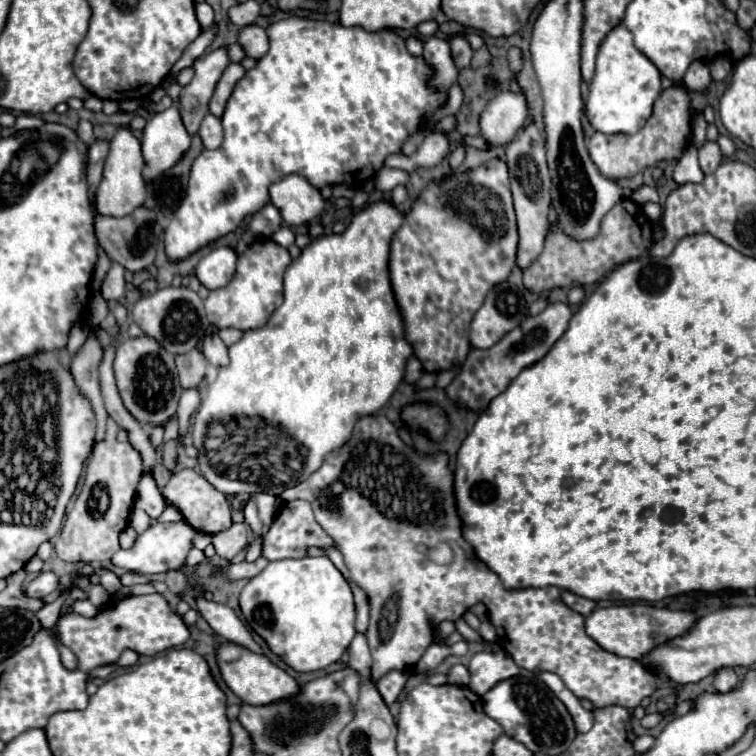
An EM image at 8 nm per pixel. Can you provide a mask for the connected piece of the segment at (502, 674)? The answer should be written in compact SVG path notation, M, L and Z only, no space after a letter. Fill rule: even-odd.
M481 651L473 655L469 663L469 673L471 673L469 689L477 695L485 695L497 683L515 677L519 673L519 667L505 651L499 653Z

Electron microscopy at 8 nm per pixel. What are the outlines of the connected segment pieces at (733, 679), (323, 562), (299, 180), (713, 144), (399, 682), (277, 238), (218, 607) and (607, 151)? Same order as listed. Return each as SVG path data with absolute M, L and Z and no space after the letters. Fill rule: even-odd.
M721 669L715 673L715 689L719 693L729 693L739 685L739 677L733 669Z
M327 557L271 561L241 591L241 611L251 629L265 639L269 649L297 673L311 673L339 661L355 637L355 605L349 583Z
M289 175L269 187L271 203L289 225L303 225L325 209L325 199L317 187L299 175Z
M707 141L707 143L699 149L699 163L701 163L703 173L715 171L721 161L723 161L723 153L721 153L717 141Z
M391 671L383 679L379 679L377 691L387 705L393 705L397 701L399 693L405 687L405 681L407 681L407 673L403 673L403 671Z
M281 227L279 231L275 231L273 235L271 235L271 241L275 241L275 243L279 243L281 247L289 247L293 241L295 241L295 235L289 231L289 229L285 229L285 227Z
M197 597L197 607L199 607L199 613L203 615L203 619L211 625L211 629L221 635L223 639L227 641L233 641L233 643L239 643L251 651L259 651L259 645L253 641L253 637L249 635L249 631L245 629L245 625L241 623L241 619L235 615L235 611L227 605L221 605L221 603L215 603L215 601L207 601L203 597Z
M673 85L669 89L663 89L659 99L655 101L653 115L645 123L645 127L641 127L633 135L595 133L589 139L589 155L593 163L599 167L599 171L609 179L621 179L641 173L659 161L681 159L683 151L687 149L693 137L693 113L695 111L691 105L691 97L683 85Z

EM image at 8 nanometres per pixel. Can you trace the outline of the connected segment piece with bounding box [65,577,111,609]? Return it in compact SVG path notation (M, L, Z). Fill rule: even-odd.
M81 577L75 585L67 587L65 591L71 591L73 587L81 587L81 589L85 589L85 591L89 593L89 601L91 601L95 607L99 607L99 609L101 609L101 607L105 607L105 605L109 603L109 599L111 599L109 591L105 591L101 585L91 585L87 577Z

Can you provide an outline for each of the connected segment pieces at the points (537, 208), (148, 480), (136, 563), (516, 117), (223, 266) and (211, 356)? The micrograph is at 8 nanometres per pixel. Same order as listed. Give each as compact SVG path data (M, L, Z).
M527 125L507 147L507 165L511 175L511 191L513 203L517 213L517 229L519 229L519 249L517 249L517 267L529 269L531 263L541 255L547 225L549 225L549 211L551 211L551 177L547 169L545 157L545 141L537 129L537 125Z
M143 475L135 493L135 507L143 509L151 519L157 519L163 509L165 509L165 501L163 495L159 493L159 489L155 487L155 481L151 475Z
M185 519L177 521L177 523L159 523L155 521L153 527L149 527L145 533L141 533L135 541L135 547L131 547L131 551L123 551L119 549L111 563L117 569L125 569L125 571L139 571L145 575L153 575L153 573L165 573L171 569L181 569L185 565L187 553L191 551L191 543L193 537L197 535L197 529L191 527Z
M501 91L481 113L479 131L489 147L507 145L527 117L527 99L523 93Z
M217 247L199 261L195 273L207 289L221 289L235 275L235 263L237 253L231 247Z
M207 335L203 339L203 355L207 357L207 361L215 367L225 367L229 363L229 355L227 355L227 347L225 343L219 339L219 335Z

